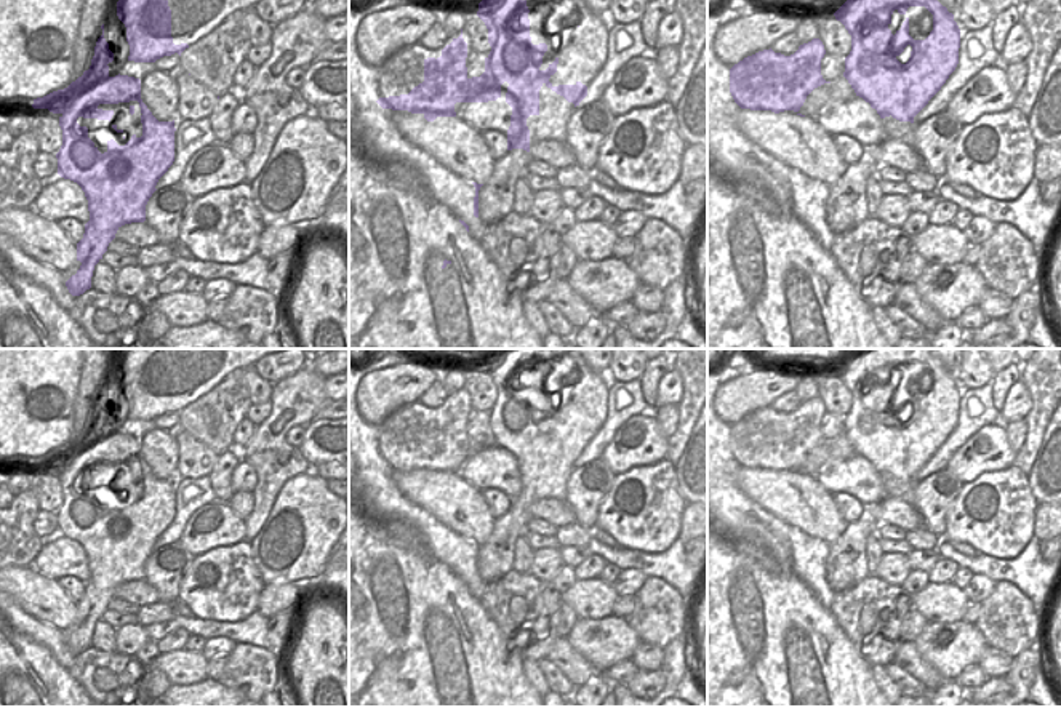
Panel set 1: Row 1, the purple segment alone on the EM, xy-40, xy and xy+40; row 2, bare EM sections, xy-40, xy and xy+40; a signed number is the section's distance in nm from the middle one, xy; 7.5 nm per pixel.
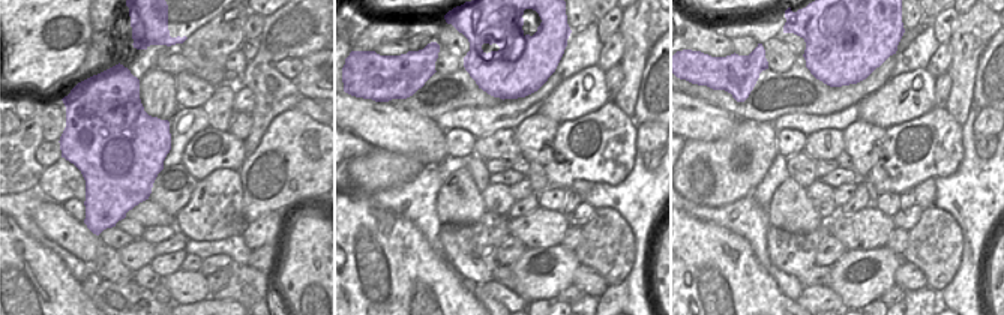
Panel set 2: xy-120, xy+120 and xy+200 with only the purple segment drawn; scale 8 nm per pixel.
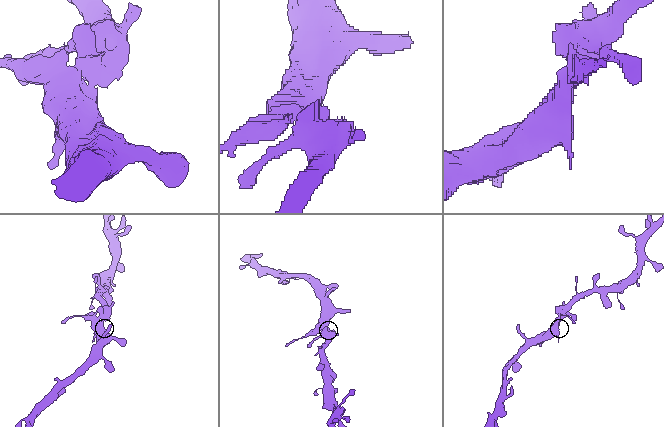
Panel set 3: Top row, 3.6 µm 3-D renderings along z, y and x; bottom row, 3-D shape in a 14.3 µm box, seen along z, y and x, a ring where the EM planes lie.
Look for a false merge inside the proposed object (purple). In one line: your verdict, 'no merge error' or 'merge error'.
no merge error

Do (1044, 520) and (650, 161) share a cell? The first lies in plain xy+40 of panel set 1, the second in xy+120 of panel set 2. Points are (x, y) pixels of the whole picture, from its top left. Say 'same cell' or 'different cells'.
different cells

